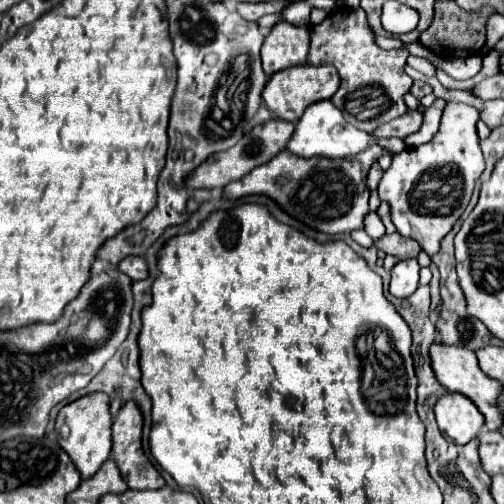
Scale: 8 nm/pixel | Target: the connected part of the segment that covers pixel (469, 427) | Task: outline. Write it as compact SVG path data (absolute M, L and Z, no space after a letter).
M447 393L435 403L435 417L441 433L457 445L475 439L483 427L483 415L459 393Z

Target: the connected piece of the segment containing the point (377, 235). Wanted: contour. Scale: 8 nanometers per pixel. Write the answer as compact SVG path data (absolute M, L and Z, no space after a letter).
M369 213L369 217L365 219L365 225L367 225L365 231L367 231L367 235L373 241L377 241L377 239L381 239L385 235L385 225L383 225L383 221L375 213Z

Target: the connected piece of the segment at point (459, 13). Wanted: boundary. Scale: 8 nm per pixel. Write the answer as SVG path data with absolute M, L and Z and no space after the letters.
M437 1L435 19L433 19L431 27L425 33L421 33L419 41L427 49L437 51L435 55L445 57L445 59L477 55L485 47L485 21L487 21L489 13L491 13L491 7L483 7L483 11L477 11L477 13L467 13L455 1Z

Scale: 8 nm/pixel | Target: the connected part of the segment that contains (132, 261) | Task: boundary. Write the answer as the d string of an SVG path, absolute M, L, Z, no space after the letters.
M125 257L119 263L119 269L125 275L129 275L133 281L141 281L141 279L149 277L149 267L147 267L147 261L143 257Z

